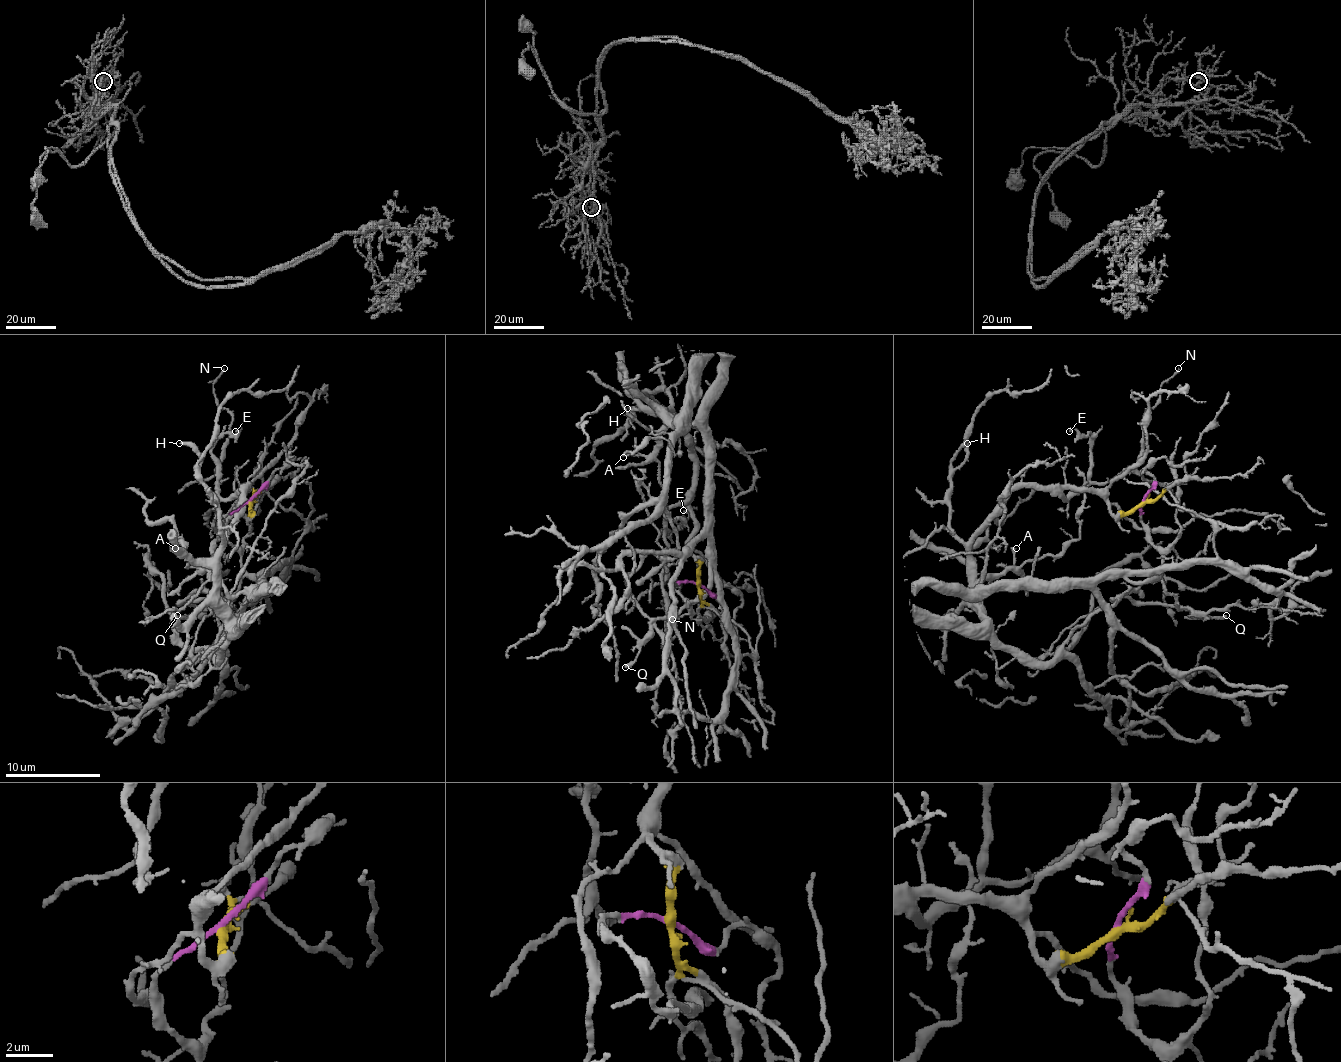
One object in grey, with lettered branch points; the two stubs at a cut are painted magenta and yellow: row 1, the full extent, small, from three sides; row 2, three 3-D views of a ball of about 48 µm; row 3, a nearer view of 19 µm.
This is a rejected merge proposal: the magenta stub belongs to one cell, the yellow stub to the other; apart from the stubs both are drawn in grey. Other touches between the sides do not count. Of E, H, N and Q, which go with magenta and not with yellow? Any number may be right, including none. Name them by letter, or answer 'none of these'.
Q

